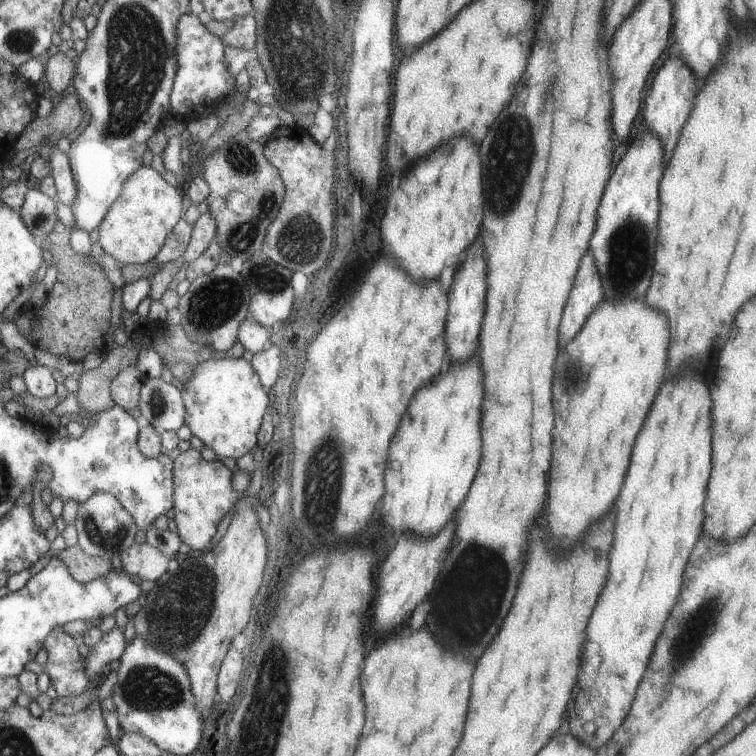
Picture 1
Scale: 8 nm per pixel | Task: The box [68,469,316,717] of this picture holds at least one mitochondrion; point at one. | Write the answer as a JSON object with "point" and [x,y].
{"point":[176,622]}

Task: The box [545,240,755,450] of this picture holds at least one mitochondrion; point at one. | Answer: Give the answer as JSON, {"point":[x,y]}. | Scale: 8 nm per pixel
{"point":[571,380]}

